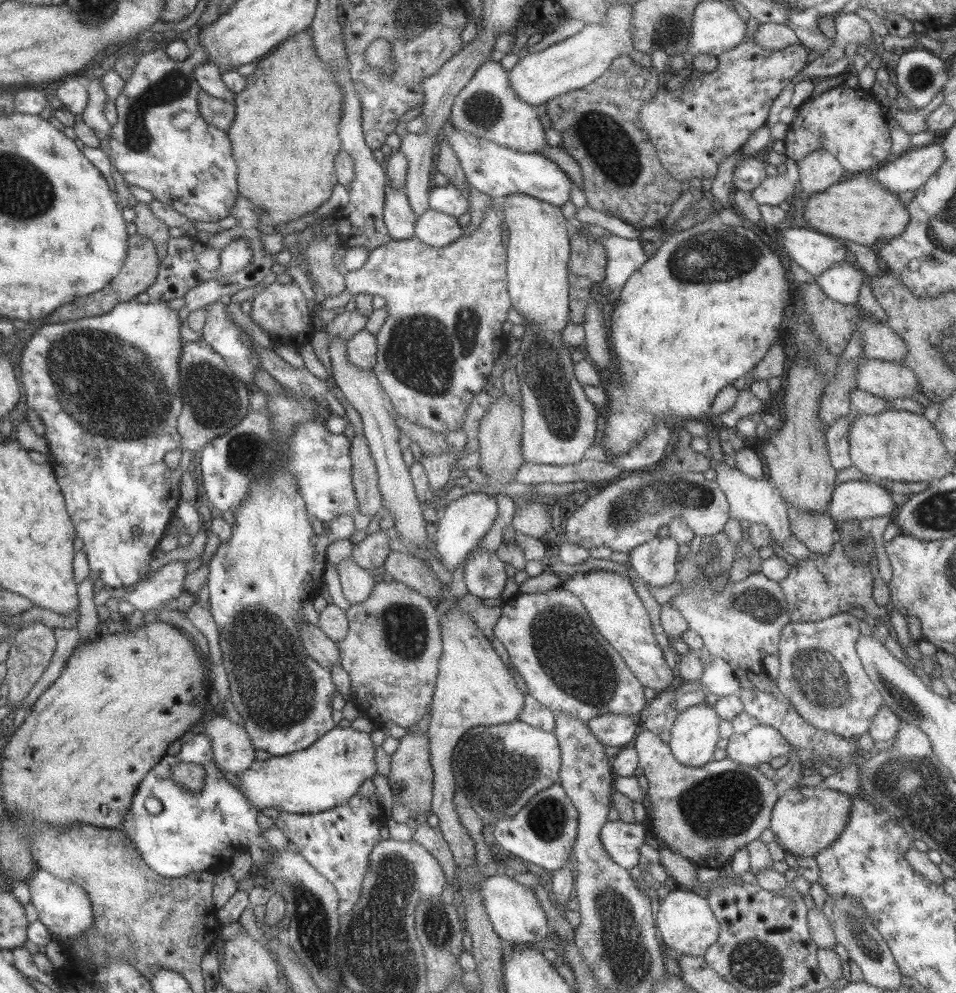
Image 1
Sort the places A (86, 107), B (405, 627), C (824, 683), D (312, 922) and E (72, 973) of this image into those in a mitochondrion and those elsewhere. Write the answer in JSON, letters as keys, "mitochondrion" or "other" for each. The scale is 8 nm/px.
{"A":"other","B":"mitochondrion","C":"mitochondrion","D":"mitochondrion","E":"other"}

